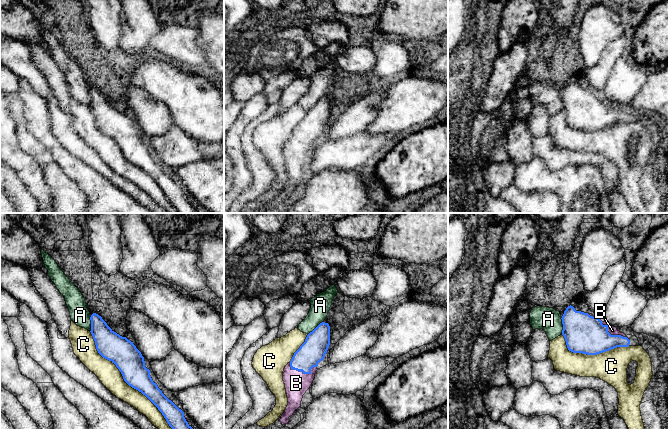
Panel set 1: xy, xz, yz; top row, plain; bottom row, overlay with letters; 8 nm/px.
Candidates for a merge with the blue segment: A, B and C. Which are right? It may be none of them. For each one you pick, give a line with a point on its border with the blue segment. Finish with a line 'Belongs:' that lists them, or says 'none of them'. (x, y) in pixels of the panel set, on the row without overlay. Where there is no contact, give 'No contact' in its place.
B: Touches blue at xz (302, 147)
Belongs: B

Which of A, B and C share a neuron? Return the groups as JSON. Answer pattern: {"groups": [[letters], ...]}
{"groups": [["A"], ["B"], ["C"]]}

